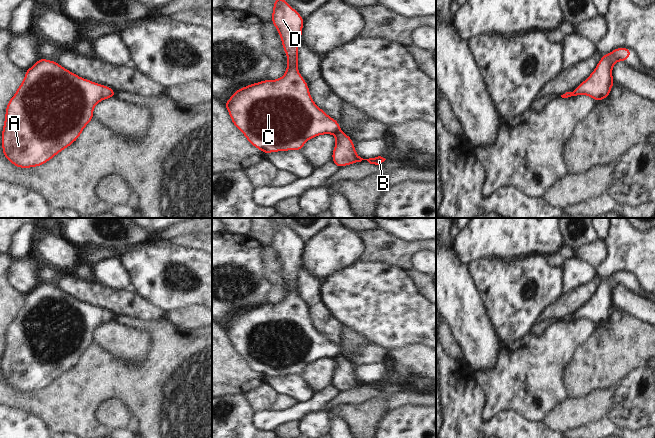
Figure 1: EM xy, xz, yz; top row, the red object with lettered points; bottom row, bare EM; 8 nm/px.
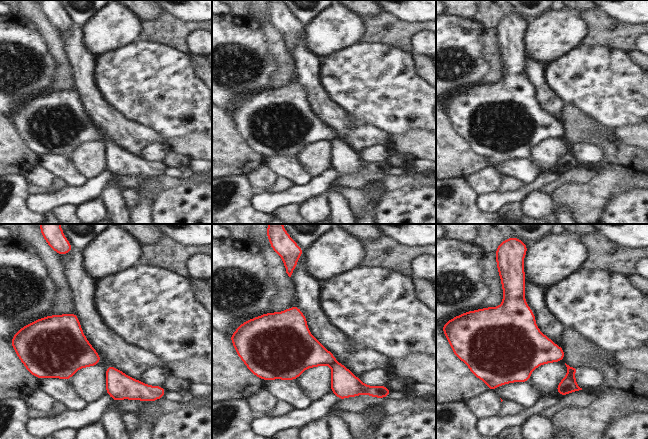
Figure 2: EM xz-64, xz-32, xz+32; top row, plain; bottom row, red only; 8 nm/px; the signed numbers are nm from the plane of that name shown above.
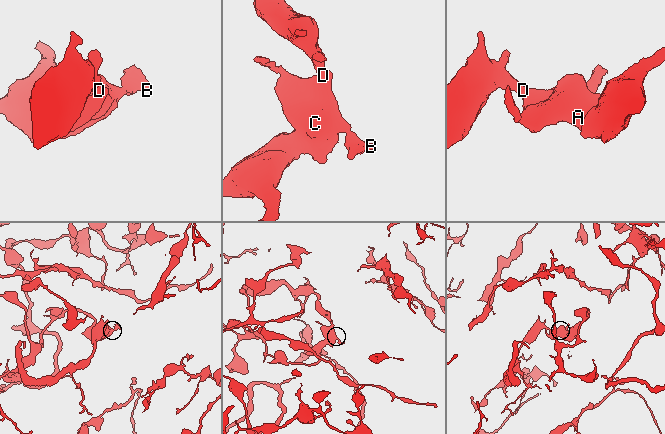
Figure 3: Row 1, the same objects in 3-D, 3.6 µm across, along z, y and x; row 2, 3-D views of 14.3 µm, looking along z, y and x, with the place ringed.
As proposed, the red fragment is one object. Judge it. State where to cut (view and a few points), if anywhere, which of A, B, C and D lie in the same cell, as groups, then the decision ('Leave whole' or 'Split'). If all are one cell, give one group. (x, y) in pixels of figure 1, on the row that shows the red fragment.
Split along xz (339, 129), (333, 133). Groups: A C D / B. Split.

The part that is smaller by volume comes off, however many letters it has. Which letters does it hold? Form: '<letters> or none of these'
B.

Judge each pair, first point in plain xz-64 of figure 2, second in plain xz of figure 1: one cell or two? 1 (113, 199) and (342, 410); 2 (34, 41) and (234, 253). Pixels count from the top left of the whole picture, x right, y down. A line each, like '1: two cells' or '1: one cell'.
1: two cells
2: one cell

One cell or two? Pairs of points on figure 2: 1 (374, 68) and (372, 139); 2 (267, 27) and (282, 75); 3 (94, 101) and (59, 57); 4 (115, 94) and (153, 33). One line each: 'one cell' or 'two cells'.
1: two cells
2: one cell
3: two cells
4: two cells

